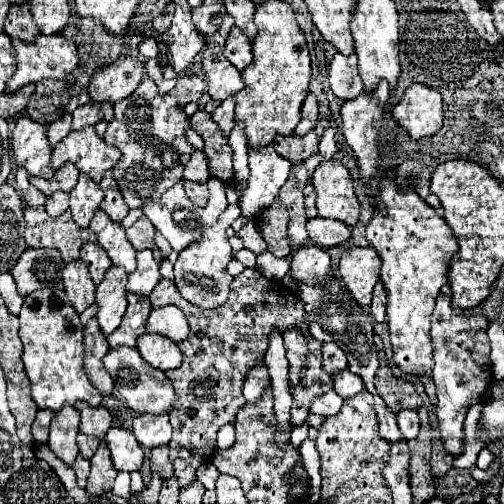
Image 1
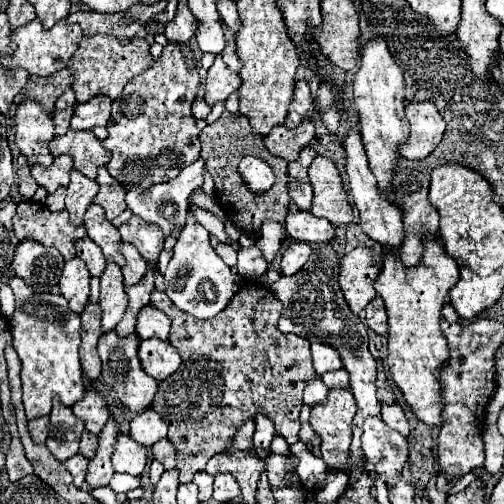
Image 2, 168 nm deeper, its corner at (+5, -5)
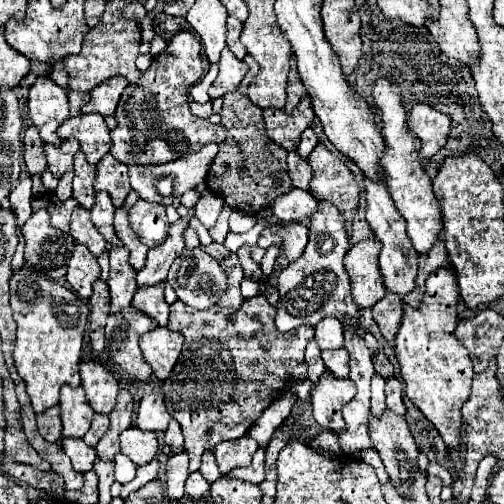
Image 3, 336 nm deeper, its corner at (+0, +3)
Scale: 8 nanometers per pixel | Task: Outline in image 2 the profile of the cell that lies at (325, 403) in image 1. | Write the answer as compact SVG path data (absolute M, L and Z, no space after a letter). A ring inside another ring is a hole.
M315 378L311 380L307 386L305 386L305 392L303 392L303 402L307 406L317 406L317 404L323 404L325 396L329 394L329 388L325 388L325 384L321 382L321 378Z

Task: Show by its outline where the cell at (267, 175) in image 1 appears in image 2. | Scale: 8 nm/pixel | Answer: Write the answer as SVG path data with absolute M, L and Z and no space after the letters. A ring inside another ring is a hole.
M243 156L241 158L239 174L247 182L247 186L249 186L249 190L253 194L265 194L265 192L269 192L269 188L275 182L273 168L265 160L255 158L255 156Z

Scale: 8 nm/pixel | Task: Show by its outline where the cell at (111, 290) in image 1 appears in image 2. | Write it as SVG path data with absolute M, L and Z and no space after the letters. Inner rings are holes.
M113 262L107 264L103 276L101 276L101 296L99 306L103 310L101 318L101 332L111 332L123 318L123 312L127 308L127 294L123 286L121 268Z

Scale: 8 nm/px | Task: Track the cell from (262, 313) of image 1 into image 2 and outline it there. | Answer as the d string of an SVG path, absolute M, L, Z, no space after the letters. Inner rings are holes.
M259 280L243 282L239 292L225 306L225 310L209 320L199 320L181 312L169 300L169 296L157 288L151 292L151 304L171 318L173 324L169 342L183 358L181 368L167 380L159 382L159 390L153 400L153 410L159 412L169 424L169 442L177 448L177 470L181 484L191 482L195 472L205 470L207 460L223 452L229 446L233 434L249 418L253 418L255 412L265 412L273 420L277 434L281 434L289 444L295 444L299 440L297 432L299 412L303 406L303 388L307 380L313 380L313 376L317 374L313 372L311 364L309 340L295 334L283 334L277 328L277 320L281 316L281 302L265 284L261 284Z

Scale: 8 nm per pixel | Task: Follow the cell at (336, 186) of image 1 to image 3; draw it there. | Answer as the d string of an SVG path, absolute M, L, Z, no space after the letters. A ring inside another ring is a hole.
M318 144L308 156L308 162L314 170L310 194L316 200L332 202L340 212L358 208L360 188L348 166L336 154L332 154L324 144Z

